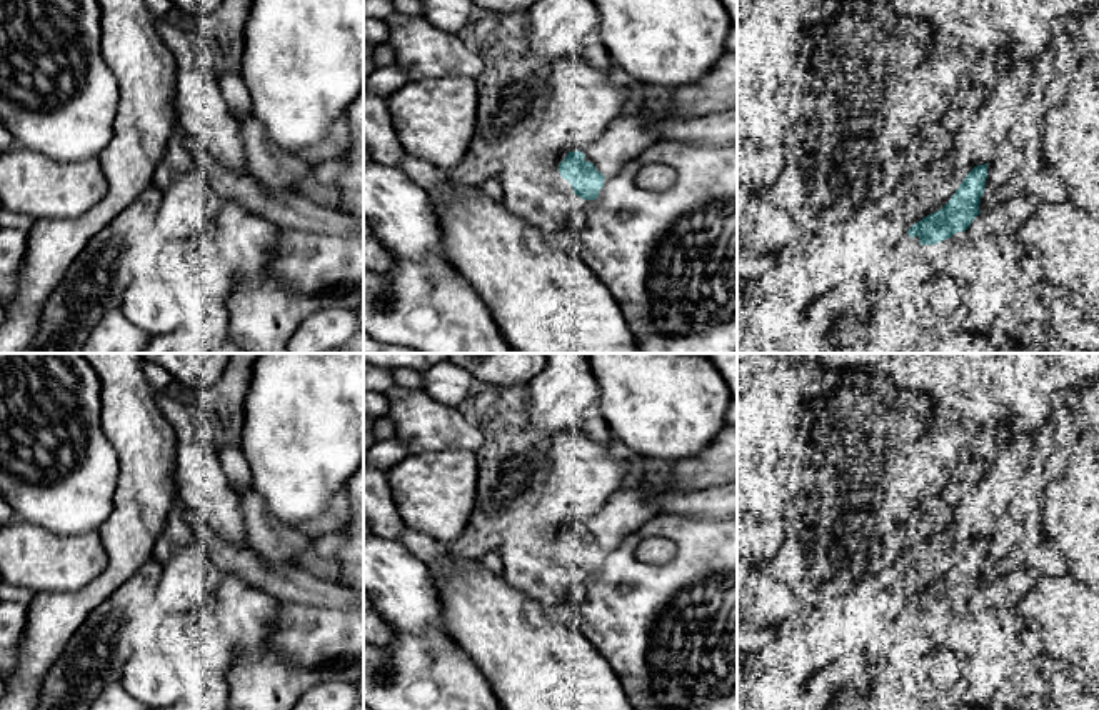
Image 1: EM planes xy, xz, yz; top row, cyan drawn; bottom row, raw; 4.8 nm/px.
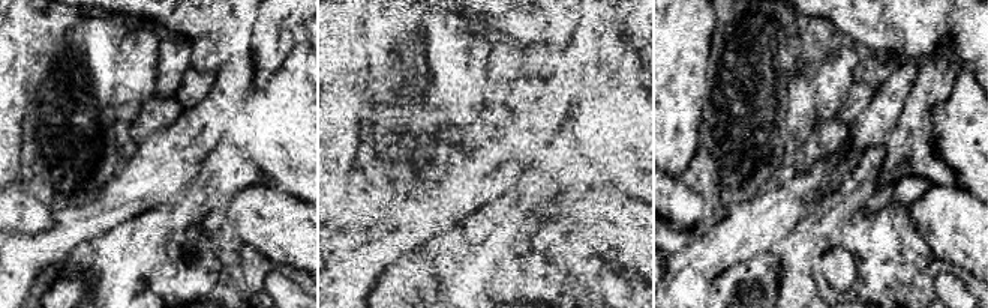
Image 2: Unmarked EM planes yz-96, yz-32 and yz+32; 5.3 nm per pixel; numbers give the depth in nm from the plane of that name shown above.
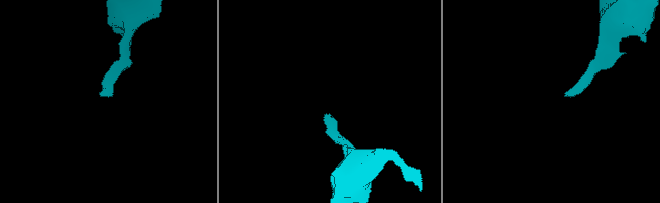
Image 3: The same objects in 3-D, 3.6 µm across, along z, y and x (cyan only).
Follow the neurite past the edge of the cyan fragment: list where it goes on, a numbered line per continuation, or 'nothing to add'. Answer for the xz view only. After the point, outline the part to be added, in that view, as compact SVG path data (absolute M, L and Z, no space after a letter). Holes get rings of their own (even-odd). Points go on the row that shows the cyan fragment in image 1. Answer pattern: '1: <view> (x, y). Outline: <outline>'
1: xz (537, 194). Outline: M520 130L499 147L502 163L504 205L514 215L549 233L564 232L569 217L584 212L587 205L615 205L615 180L604 178L595 200L584 200L574 193L569 180L559 173L559 163L569 152L580 150L585 162L592 162L587 147L572 147L550 165L539 165L532 153L535 132Z

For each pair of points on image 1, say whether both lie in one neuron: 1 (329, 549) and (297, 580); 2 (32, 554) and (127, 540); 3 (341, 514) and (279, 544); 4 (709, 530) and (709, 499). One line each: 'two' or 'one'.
1: one
2: two
3: one
4: two

